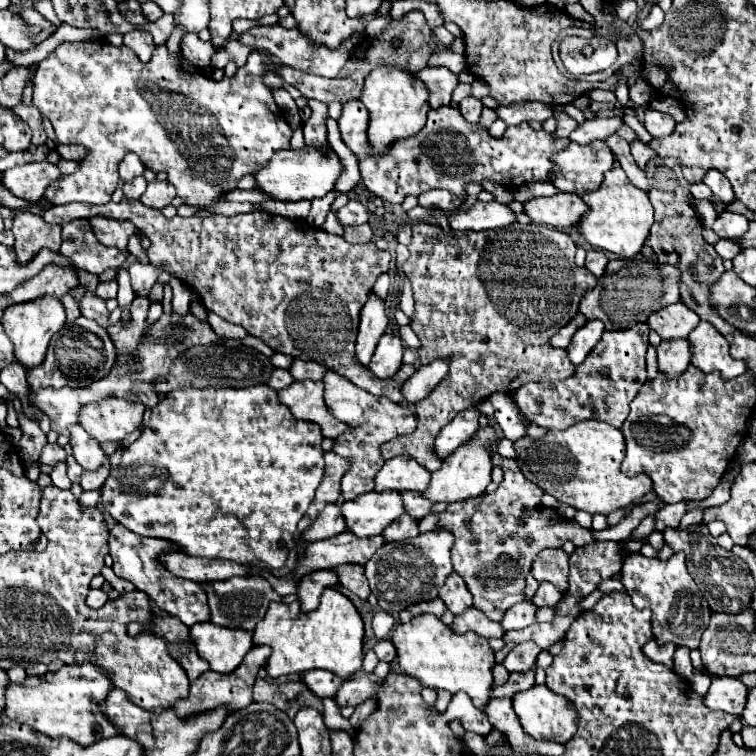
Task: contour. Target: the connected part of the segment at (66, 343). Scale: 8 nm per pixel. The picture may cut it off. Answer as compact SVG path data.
M83 317L79 319L79 325L65 327L63 331L59 331L59 335L55 335L55 339L51 339L45 361L39 367L33 367L27 371L27 381L33 391L43 387L53 387L53 389L85 387L87 383L93 383L109 375L115 363L115 355L117 355L115 345L107 335L107 329Z

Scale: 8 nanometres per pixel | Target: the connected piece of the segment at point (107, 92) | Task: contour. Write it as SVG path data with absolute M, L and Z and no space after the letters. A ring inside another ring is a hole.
M95 39L95 41L81 41L81 43L61 43L51 55L47 55L37 69L35 75L35 87L33 87L33 105L45 115L49 117L49 121L55 127L55 135L59 143L73 143L73 145L81 145L87 149L87 155L79 161L79 169L73 175L65 175L61 179L57 179L55 183L51 183L51 187L47 187L43 199L51 201L53 205L65 205L71 201L81 201L81 203L93 203L93 205L101 205L101 203L109 203L111 195L115 191L115 183L117 183L117 165L119 161L125 157L125 153L135 153L141 157L141 161L145 163L147 169L151 171L167 171L167 181L177 189L179 197L187 197L185 201L189 205L203 205L203 203L215 203L217 197L221 193L233 191L237 181L243 175L255 173L259 167L263 167L279 149L289 149L289 139L291 139L291 127L283 115L283 111L277 107L271 89L261 81L261 75L267 69L263 67L263 53L251 53L247 65L243 65L241 69L237 69L237 73L233 77L223 77L221 81L211 81L205 71L201 71L199 67L195 67L189 59L185 59L181 53L173 55L167 51L167 45L157 45L153 59L151 59L151 71L147 69L145 63L141 63L129 47L113 47L109 41L105 39Z

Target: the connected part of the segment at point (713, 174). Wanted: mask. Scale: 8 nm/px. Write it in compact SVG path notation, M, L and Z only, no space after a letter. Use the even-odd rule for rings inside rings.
M707 171L703 183L705 183L705 185L713 191L713 195L715 195L717 199L721 199L725 205L731 205L731 203L737 201L737 199L735 199L735 193L731 191L731 185L729 185L727 179L725 179L725 175L721 175L719 171Z

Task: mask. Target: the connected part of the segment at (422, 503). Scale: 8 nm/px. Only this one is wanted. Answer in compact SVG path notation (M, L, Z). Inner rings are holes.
M403 491L401 495L403 495L403 507L405 507L405 513L407 513L407 515L413 515L413 519L425 517L425 515L431 511L431 507L433 507L433 503L427 501L421 493L415 493L415 491Z

